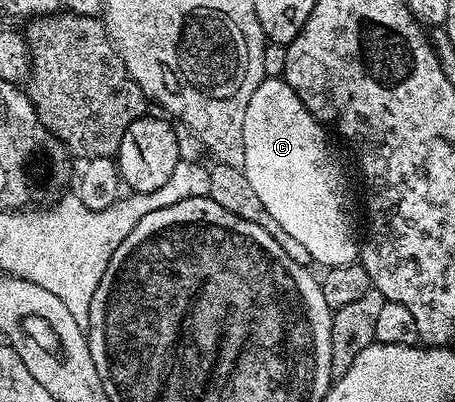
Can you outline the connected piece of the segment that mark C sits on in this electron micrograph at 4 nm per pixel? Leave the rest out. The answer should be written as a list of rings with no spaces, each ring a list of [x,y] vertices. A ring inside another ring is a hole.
[[[283,78],[261,80],[255,94],[251,94],[251,102],[247,102],[247,114],[243,118],[243,171],[247,182],[251,182],[255,194],[259,194],[259,202],[267,206],[267,214],[305,247],[314,265],[325,264],[326,269],[352,264],[359,256],[359,236],[353,233],[353,224],[345,209],[345,172],[333,157],[328,135],[326,125],[309,113],[299,94],[295,94]]]

